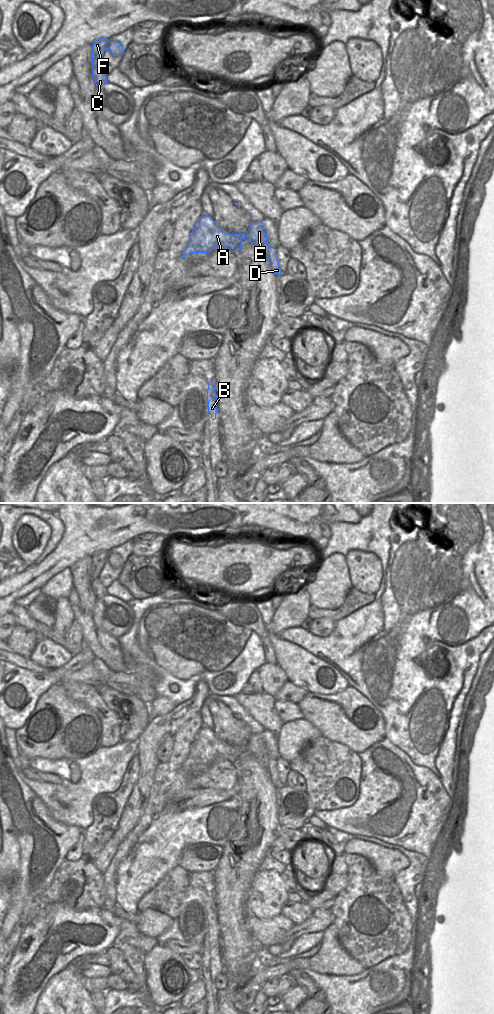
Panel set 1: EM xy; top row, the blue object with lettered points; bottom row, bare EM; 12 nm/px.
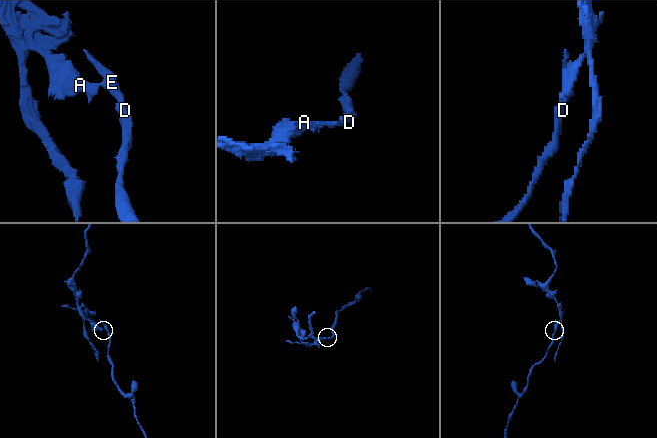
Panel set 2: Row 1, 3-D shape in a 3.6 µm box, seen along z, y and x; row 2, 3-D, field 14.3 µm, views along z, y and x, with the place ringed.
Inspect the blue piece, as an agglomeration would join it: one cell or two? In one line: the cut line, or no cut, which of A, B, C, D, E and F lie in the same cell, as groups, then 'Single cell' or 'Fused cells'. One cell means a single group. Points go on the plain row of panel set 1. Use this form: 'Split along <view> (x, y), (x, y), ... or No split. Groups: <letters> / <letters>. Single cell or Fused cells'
Split along xy (245, 746), (246, 750). Groups: A B C F / D E. Fused cells

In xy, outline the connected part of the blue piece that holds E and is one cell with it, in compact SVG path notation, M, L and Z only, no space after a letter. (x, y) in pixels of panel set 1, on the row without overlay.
M249 726L251 730L251 736L246 745L247 752L257 758L257 760L263 764L271 778L272 783L277 787L281 787L281 782L279 779L279 774L276 769L276 761L269 758L267 755L267 743L263 738L262 733L254 733L252 728Z

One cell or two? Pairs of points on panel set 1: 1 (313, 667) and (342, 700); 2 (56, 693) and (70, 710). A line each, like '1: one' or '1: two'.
1: two
2: one

